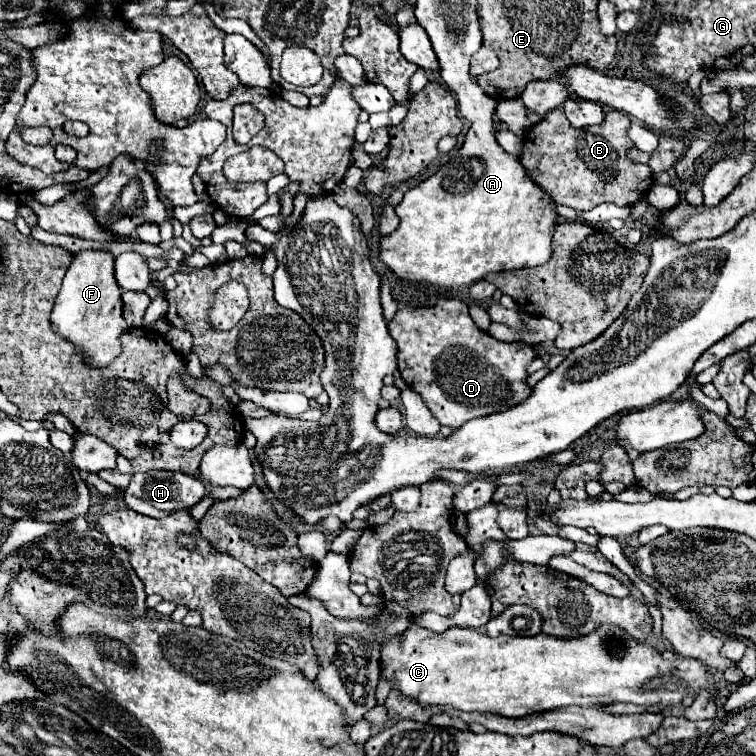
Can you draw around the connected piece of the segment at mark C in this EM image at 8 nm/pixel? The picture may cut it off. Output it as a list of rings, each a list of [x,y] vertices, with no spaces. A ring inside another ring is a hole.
[[[410,622],[410,626],[392,636],[384,636],[380,642],[380,678],[390,680],[402,696],[414,698],[422,708],[432,706],[452,706],[462,712],[482,712],[498,714],[508,718],[520,718],[534,712],[556,710],[570,704],[594,706],[594,704],[612,704],[612,702],[632,702],[642,706],[662,704],[670,708],[686,694],[694,694],[700,688],[716,690],[714,680],[710,678],[708,666],[700,660],[664,660],[662,654],[650,642],[636,642],[628,638],[624,630],[616,626],[600,626],[596,634],[584,638],[550,638],[548,634],[536,634],[530,638],[518,636],[498,636],[490,638],[472,628],[452,626],[440,634]]]

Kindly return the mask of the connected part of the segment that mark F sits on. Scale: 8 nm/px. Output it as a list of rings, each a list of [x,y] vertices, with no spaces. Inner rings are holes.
[[[78,252],[70,264],[60,294],[52,308],[52,330],[60,338],[68,340],[78,354],[84,356],[84,364],[90,368],[106,368],[120,356],[120,336],[128,330],[122,318],[122,290],[114,278],[114,258],[108,252]]]

